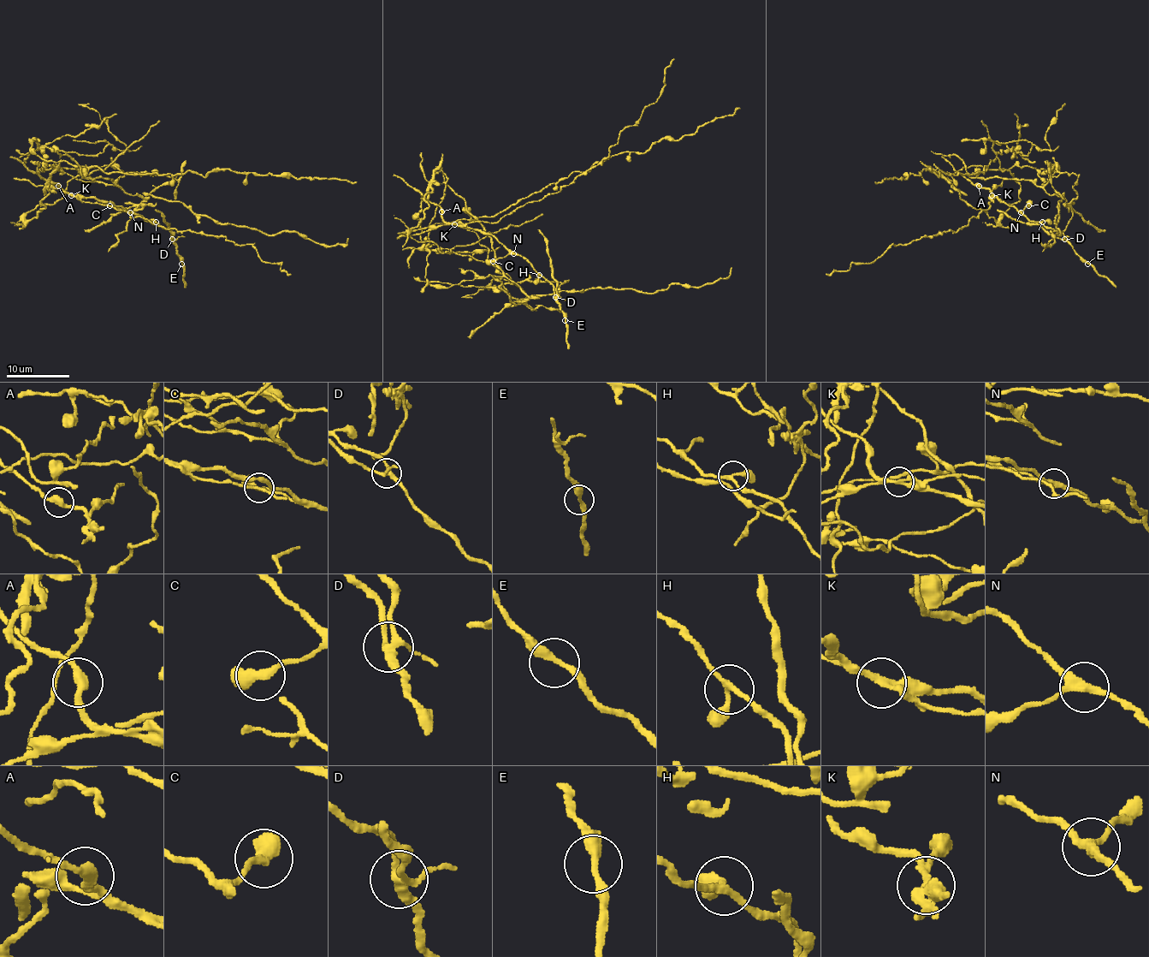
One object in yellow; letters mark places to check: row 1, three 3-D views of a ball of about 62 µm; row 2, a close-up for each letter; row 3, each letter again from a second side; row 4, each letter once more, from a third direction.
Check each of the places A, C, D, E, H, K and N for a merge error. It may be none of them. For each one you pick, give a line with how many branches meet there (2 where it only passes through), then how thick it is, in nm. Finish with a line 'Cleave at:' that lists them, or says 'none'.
D: 4 | 280 nm
K: 2 | 280 nm
Cleave at: D, K

